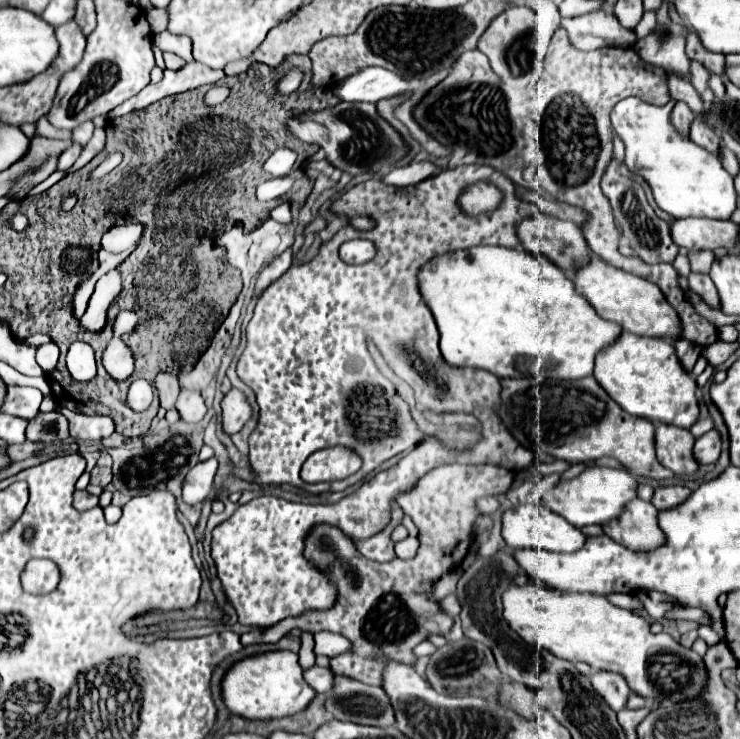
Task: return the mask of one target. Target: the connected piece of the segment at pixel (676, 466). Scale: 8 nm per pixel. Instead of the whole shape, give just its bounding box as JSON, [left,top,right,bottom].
[654,422,698,474]

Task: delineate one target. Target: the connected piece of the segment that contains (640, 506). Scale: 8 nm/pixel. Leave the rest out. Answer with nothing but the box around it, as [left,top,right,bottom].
[602,500,664,550]

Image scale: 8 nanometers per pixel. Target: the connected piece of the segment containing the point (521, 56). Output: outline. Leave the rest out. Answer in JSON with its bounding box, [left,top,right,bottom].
[478,6,534,82]

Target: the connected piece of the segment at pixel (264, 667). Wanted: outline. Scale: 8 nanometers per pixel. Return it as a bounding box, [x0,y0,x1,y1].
[222,650,316,720]

